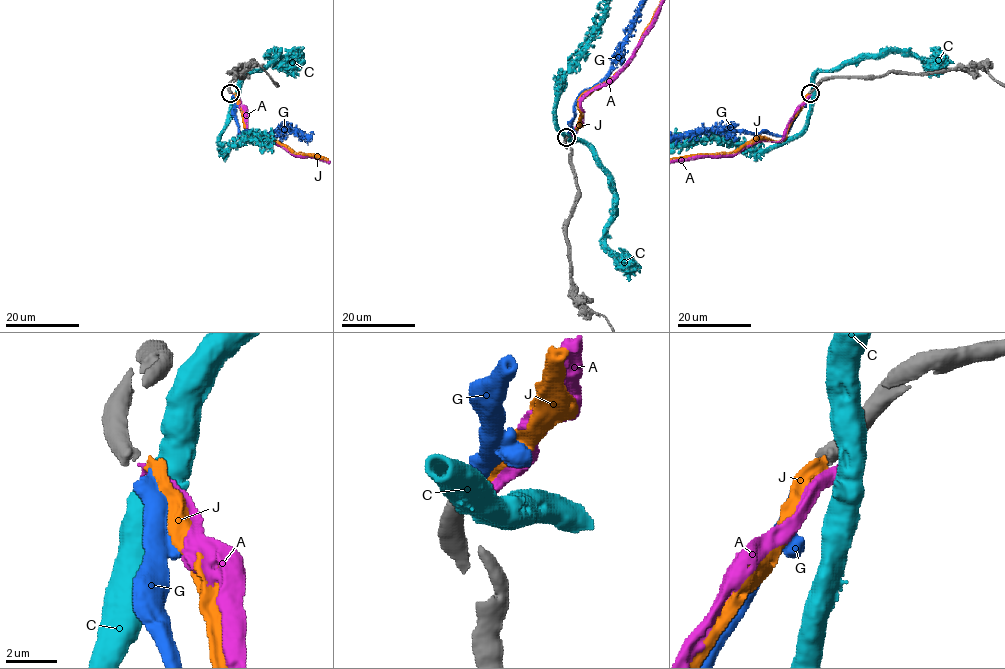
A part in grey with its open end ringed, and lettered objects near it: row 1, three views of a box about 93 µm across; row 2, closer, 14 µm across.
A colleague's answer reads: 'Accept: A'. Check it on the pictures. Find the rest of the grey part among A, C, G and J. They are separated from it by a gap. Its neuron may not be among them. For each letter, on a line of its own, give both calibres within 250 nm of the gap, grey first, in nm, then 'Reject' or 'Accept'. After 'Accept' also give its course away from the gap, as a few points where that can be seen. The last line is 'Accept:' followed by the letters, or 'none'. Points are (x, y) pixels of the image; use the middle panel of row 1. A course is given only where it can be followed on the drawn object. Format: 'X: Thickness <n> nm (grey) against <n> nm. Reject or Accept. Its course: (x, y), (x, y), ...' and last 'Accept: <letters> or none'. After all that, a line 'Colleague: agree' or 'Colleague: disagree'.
A: Thickness 550 nm (grey) against 440 nm. Reject
C: Thickness 550 nm (grey) against 850 nm. Reject
G: Thickness 550 nm (grey) against 550 nm. Accept
J: Thickness 550 nm (grey) against 420 nm. Reject
Accept: G
Colleague: disagree

